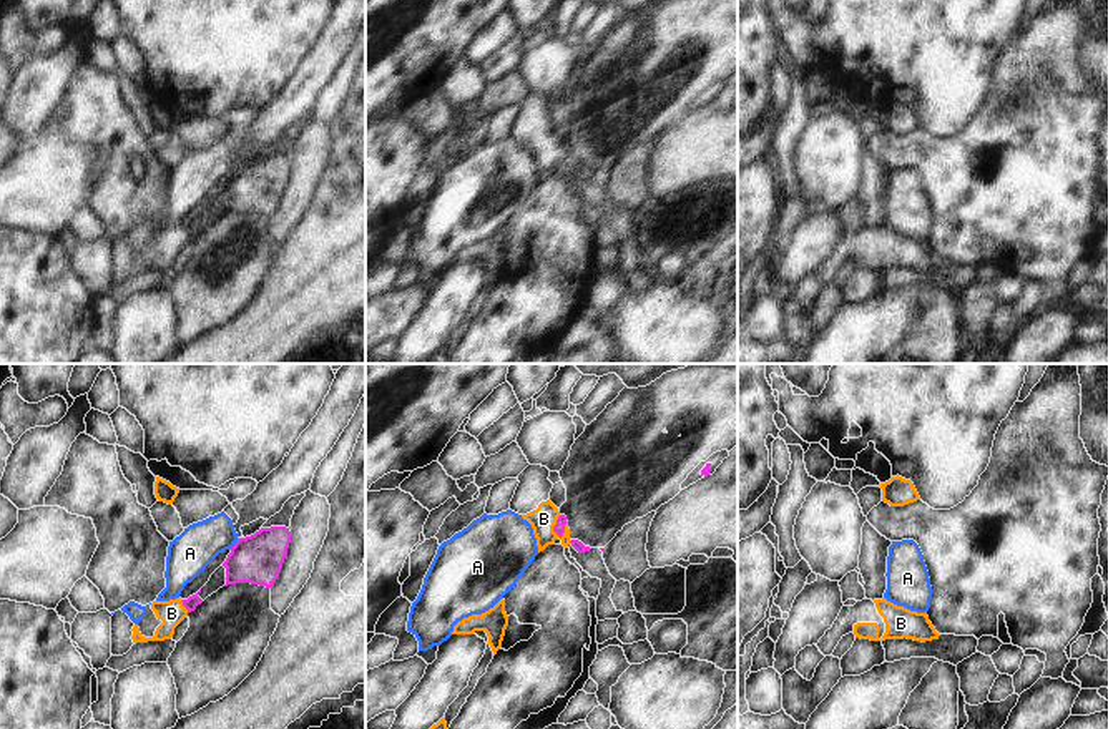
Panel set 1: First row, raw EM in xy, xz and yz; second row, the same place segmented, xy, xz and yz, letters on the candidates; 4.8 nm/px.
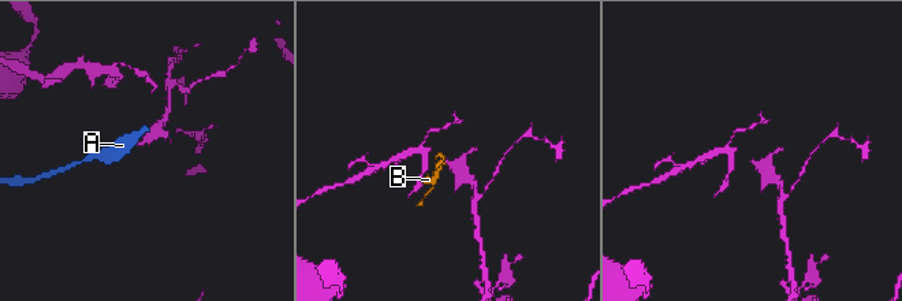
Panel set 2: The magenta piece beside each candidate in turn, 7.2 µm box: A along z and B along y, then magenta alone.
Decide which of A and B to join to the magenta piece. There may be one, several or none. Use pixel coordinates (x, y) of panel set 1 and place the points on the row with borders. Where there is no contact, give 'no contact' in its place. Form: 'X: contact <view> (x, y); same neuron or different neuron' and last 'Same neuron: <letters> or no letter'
A: contact xy (235, 543); different neuron
B: contact xz (554, 527); same neuron
Same neuron: B

